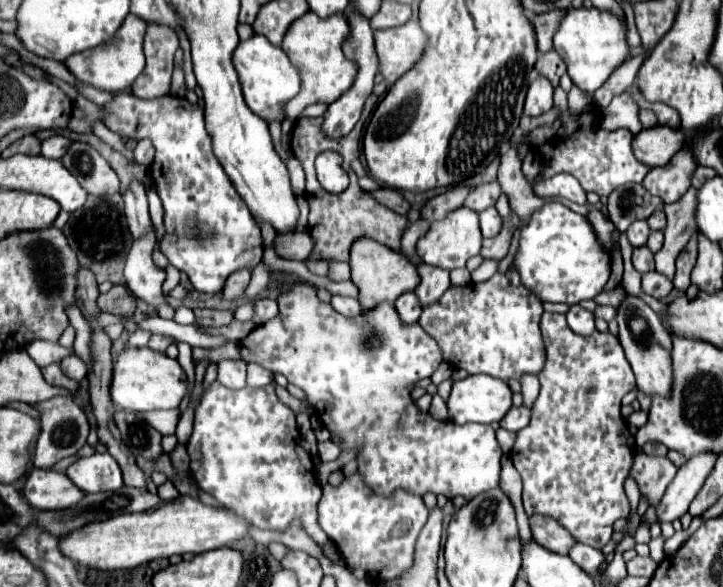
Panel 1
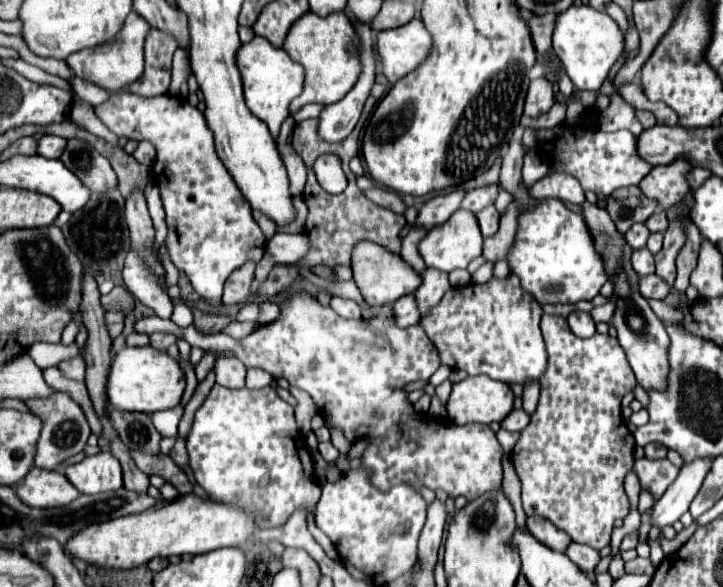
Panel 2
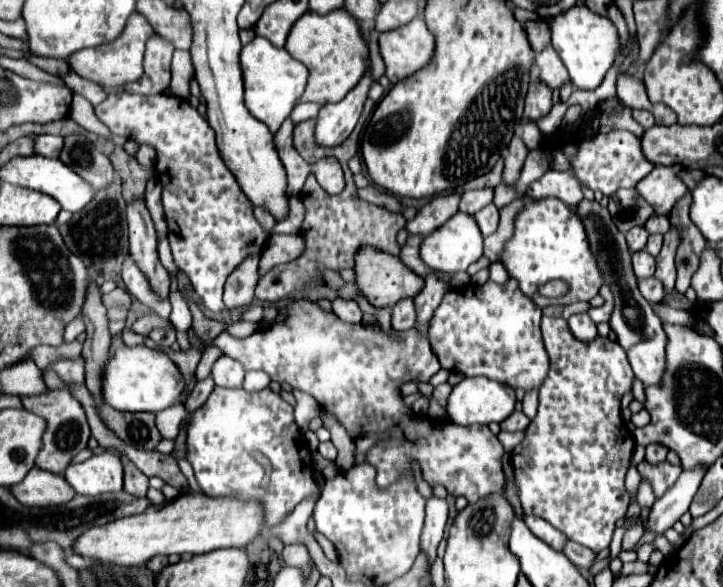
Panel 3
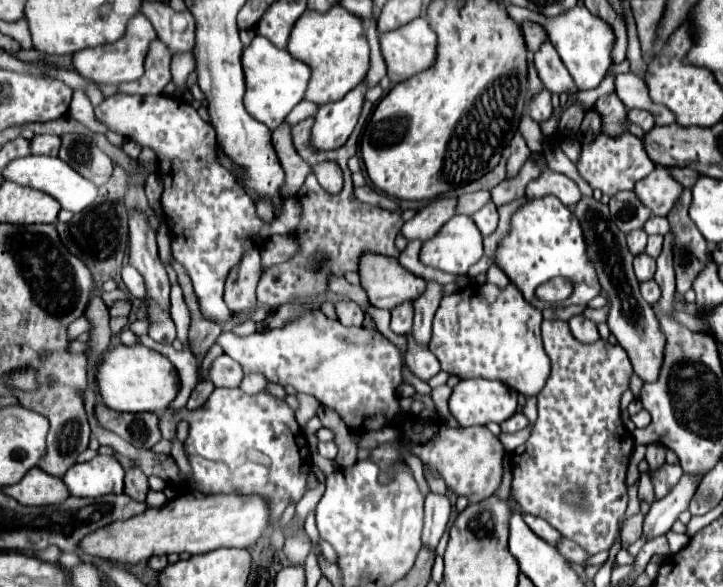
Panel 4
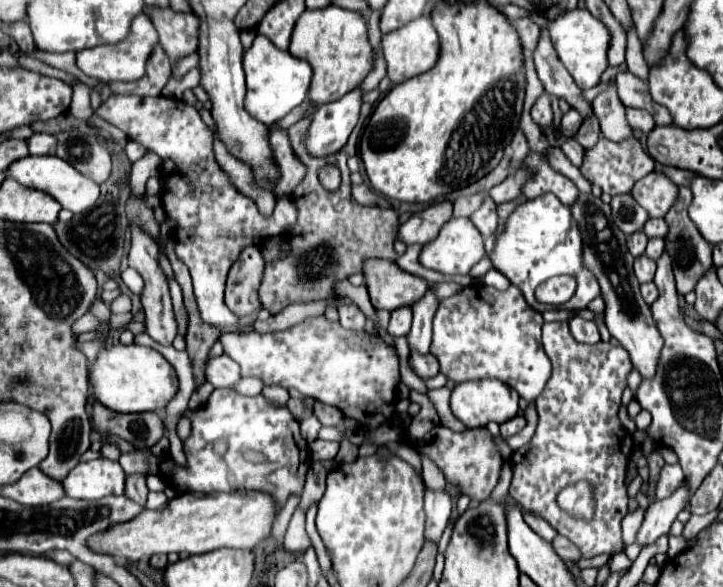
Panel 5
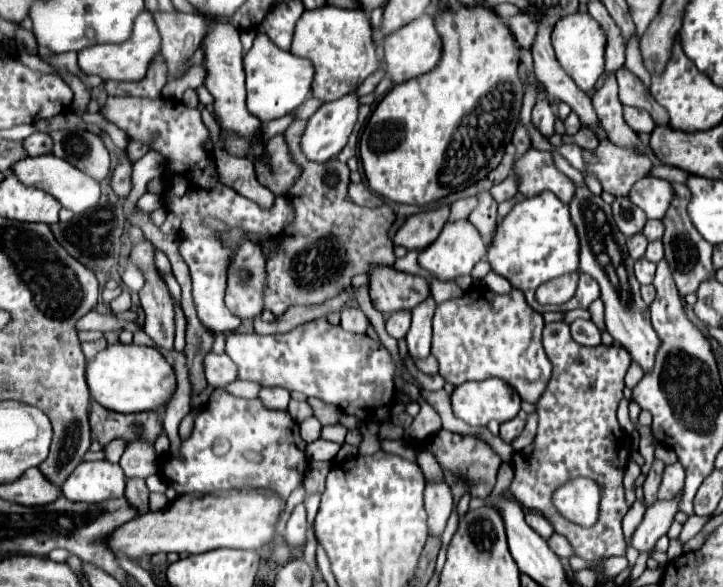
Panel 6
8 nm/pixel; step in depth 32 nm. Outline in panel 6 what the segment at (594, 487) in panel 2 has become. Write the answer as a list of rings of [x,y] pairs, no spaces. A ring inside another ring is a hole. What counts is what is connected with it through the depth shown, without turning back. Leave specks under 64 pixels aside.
[[[552,322],[544,326],[544,350],[554,366],[548,390],[538,400],[538,432],[530,446],[530,456],[524,464],[514,464],[514,480],[510,484],[512,496],[526,508],[540,510],[554,526],[554,530],[572,544],[574,554],[586,562],[596,562],[612,556],[626,556],[628,544],[622,532],[622,518],[628,512],[624,502],[622,476],[630,456],[630,438],[624,436],[616,420],[616,408],[622,400],[624,374],[630,366],[628,350],[620,346],[586,348],[572,340],[570,326]],[[586,476],[602,486],[600,520],[592,528],[580,528],[556,512],[550,498],[556,486],[568,478]]]

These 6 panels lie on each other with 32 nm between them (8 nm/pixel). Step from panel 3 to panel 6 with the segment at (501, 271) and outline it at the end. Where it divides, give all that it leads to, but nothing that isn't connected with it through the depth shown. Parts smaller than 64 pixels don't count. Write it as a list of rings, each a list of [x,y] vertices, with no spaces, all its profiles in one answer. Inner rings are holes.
[[[488,272],[488,276],[484,278],[484,280],[480,280],[480,284],[484,286],[484,288],[492,288],[494,292],[498,292],[498,294],[506,294],[506,292],[512,292],[512,284],[504,278],[504,276],[500,276],[500,274],[496,274],[496,272]]]

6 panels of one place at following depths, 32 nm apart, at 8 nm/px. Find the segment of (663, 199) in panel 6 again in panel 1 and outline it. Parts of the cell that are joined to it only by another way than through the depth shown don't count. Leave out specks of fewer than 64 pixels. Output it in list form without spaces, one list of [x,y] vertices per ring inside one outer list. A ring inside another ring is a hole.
[[[682,150],[672,158],[668,166],[650,168],[642,186],[648,190],[648,194],[658,196],[662,204],[678,202],[690,188],[690,176],[694,168],[696,168],[696,162],[692,154],[688,150]]]

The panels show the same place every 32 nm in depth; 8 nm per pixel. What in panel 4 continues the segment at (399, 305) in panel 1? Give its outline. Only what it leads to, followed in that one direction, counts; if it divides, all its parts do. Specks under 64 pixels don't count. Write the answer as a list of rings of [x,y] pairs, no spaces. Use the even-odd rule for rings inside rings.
[[[400,304],[392,310],[392,322],[390,330],[394,334],[408,334],[412,328],[412,304]]]

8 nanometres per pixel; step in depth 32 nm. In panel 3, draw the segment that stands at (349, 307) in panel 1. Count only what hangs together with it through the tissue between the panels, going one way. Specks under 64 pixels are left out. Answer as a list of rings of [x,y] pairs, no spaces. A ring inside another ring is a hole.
[[[338,298],[332,302],[332,308],[338,314],[338,318],[344,322],[362,322],[362,310],[354,300]]]

